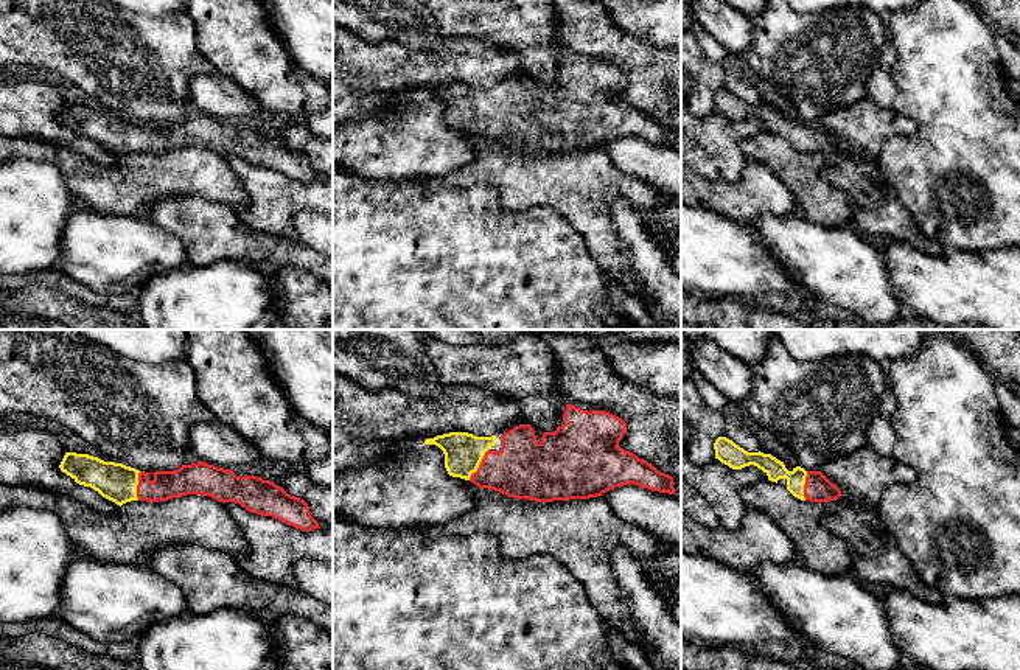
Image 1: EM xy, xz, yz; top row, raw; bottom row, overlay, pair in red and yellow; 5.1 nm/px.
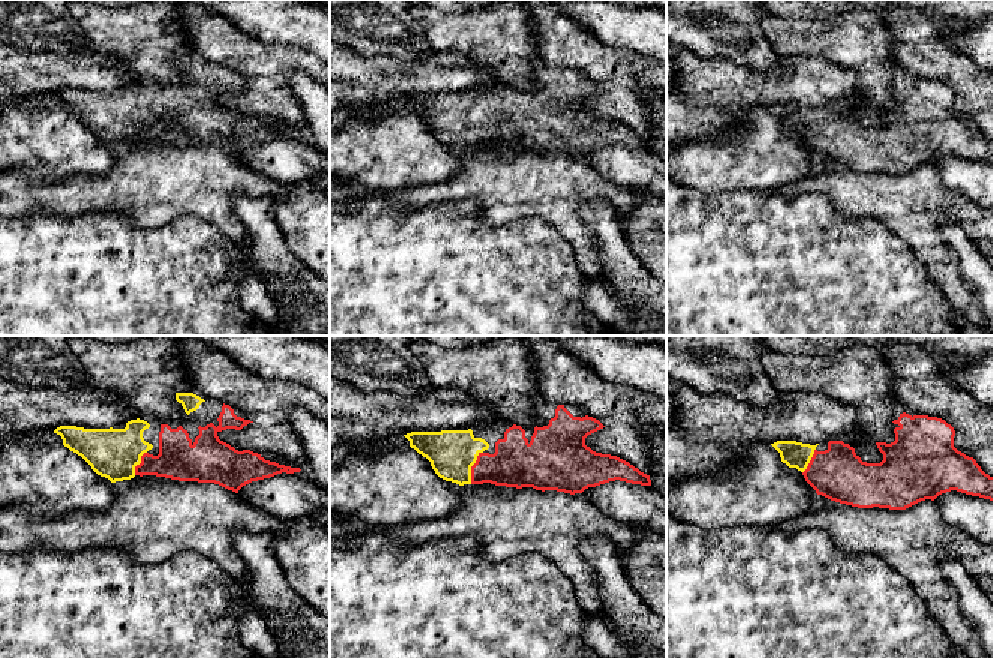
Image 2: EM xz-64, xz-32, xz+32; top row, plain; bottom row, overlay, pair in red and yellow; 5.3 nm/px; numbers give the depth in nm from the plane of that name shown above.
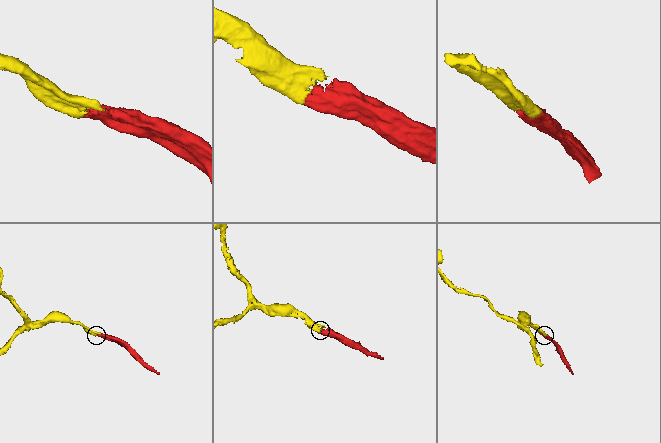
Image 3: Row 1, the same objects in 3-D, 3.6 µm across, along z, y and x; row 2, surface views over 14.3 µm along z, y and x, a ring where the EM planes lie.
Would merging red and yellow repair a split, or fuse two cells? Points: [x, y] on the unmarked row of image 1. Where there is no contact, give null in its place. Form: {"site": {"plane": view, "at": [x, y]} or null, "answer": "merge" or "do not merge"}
{"site": {"plane": "xz", "at": [481, 115]}, "answer": "merge"}

